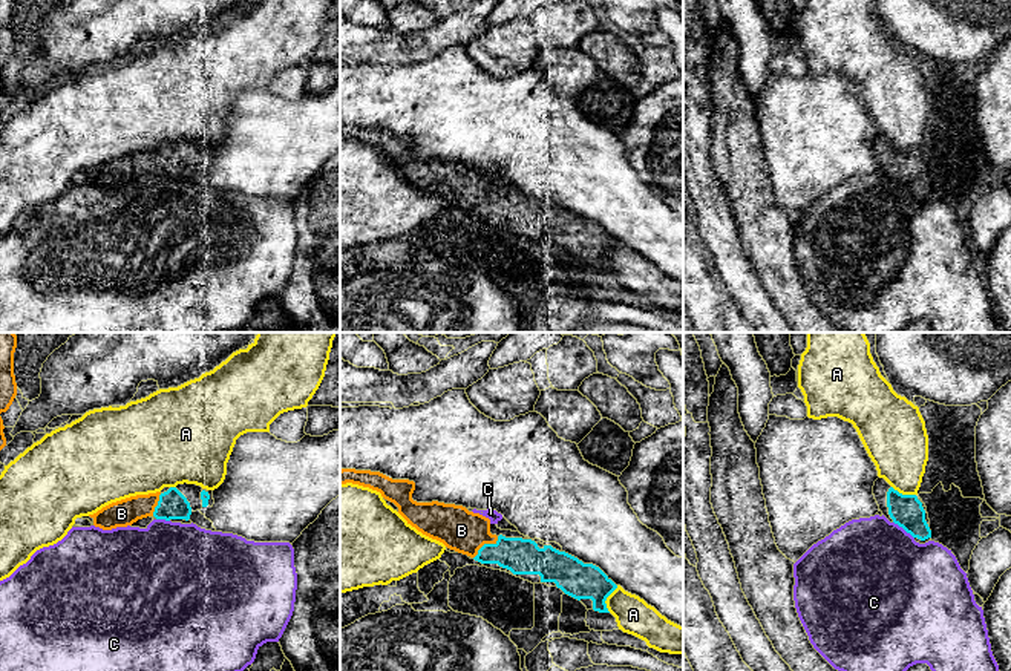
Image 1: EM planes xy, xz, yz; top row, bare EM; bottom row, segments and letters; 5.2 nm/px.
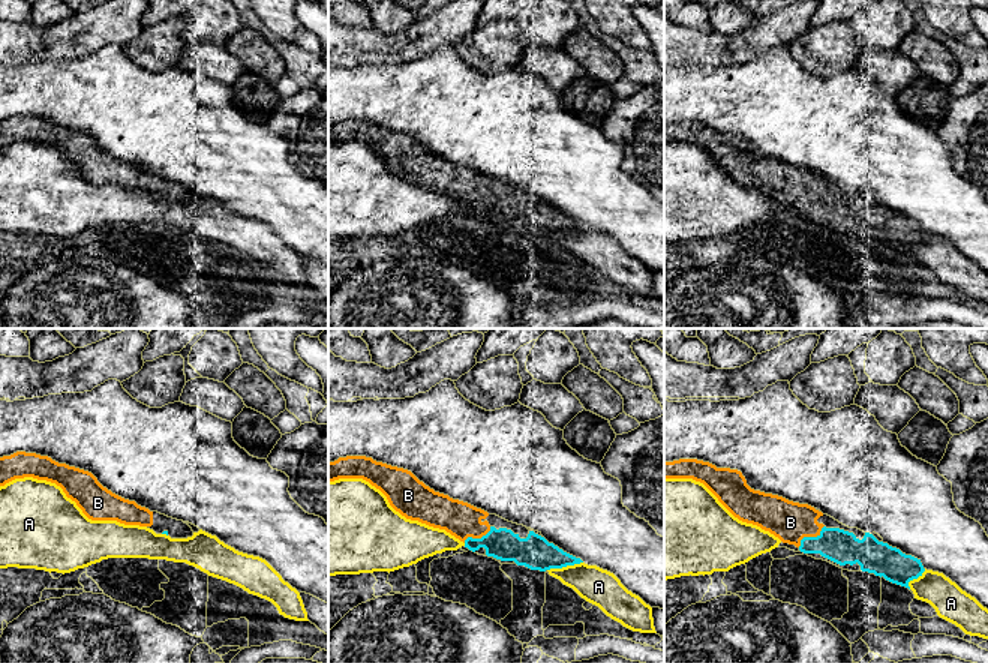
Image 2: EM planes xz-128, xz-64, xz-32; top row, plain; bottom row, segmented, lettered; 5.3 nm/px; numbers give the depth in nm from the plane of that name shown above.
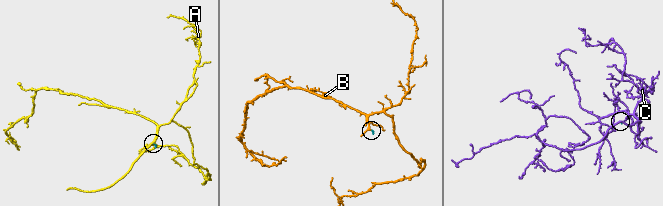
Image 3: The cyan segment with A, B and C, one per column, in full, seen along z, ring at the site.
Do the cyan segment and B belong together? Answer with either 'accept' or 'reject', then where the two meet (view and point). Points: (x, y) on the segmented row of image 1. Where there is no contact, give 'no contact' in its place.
accept; contact xz (484, 544)

